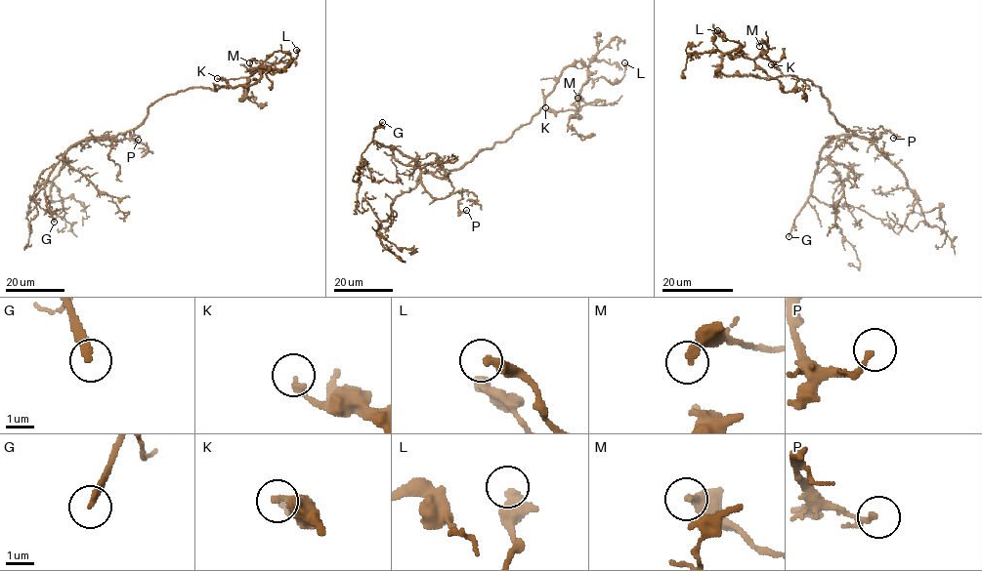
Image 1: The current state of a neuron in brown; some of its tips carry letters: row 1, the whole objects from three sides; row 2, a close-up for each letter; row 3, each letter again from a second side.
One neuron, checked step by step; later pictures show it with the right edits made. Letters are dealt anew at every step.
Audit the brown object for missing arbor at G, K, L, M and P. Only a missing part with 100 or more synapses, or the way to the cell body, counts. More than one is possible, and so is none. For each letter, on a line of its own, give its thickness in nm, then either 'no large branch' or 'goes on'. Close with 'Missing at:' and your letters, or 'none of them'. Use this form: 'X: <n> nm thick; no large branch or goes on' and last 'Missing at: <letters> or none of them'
G: 240 nm thick; goes on
K: 190 nm thick; no large branch
L: 300 nm thick; no large branch
M: 360 nm thick; no large branch
P: 170 nm thick; no large branch
Missing at: G

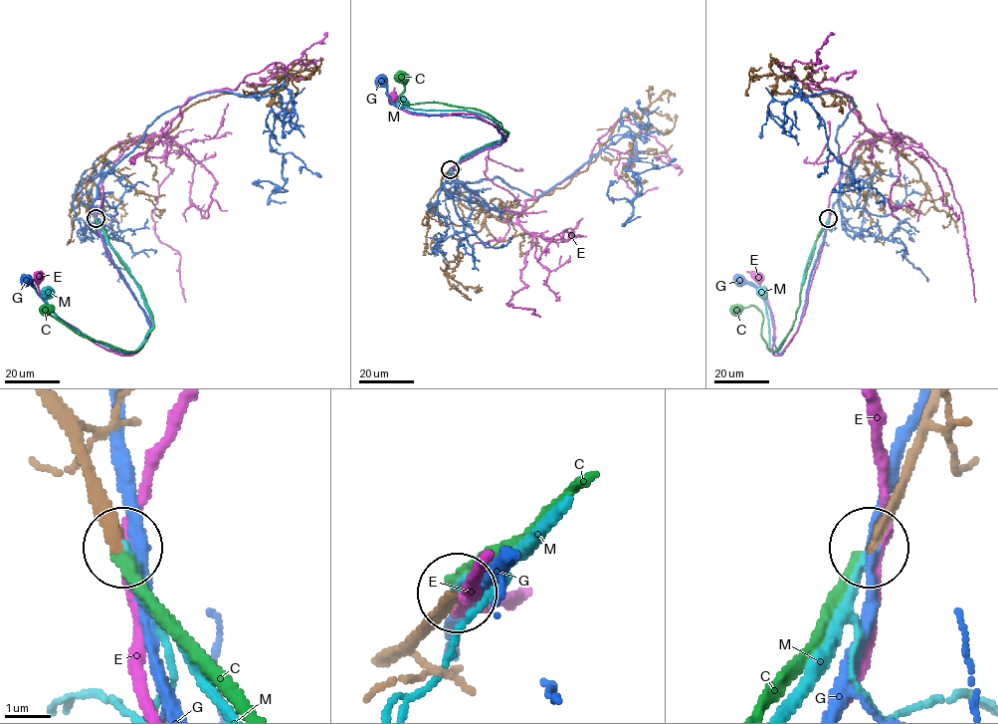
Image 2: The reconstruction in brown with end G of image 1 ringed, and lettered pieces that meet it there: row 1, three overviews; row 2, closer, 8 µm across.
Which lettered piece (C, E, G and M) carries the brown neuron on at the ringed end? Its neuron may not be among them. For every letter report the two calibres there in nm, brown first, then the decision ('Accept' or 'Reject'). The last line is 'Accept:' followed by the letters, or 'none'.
C: Thickness 220 nm (brown) against 240 nm. Reject
E: Thickness 260 nm (brown) against 240 nm. Reject
G: Thickness 280 nm (brown) against 240 nm. Reject
M: Thickness 240 nm (brown) against 220 nm. Accept
Accept: M

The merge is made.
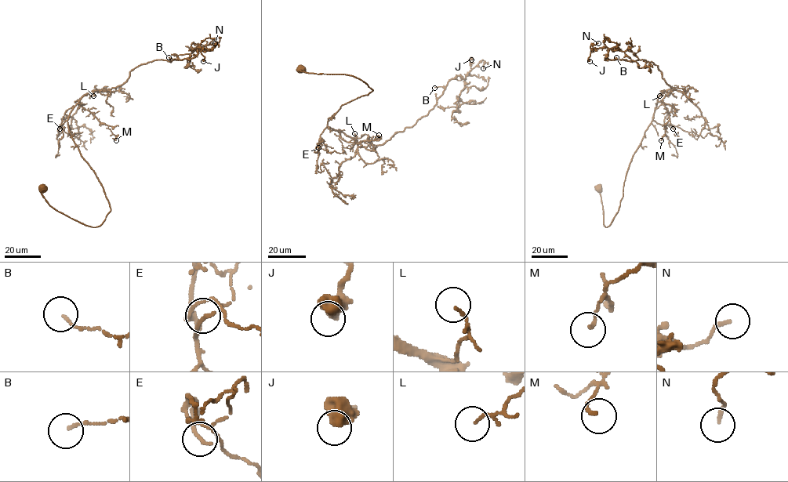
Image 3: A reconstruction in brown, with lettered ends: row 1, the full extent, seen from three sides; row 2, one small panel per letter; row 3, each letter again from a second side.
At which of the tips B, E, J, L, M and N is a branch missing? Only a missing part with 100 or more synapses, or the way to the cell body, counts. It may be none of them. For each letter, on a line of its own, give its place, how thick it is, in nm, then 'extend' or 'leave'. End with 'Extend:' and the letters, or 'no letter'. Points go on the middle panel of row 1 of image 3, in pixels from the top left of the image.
B: at (434, 88); 110 nm thick; leave
E: at (318, 147); 170 nm thick; leave
J: at (471, 59); 420 nm thick; leave
L: at (354, 133); 100 nm thick; leave
M: at (379, 135); 110 nm thick; leave
N: at (483, 68); 150 nm thick; leave
Extend: no letter

